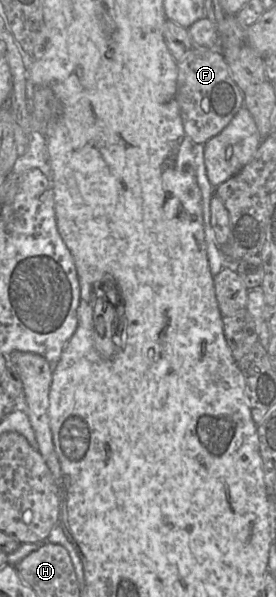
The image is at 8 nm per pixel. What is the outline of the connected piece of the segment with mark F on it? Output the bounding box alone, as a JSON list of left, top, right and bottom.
[177,47,244,144]

